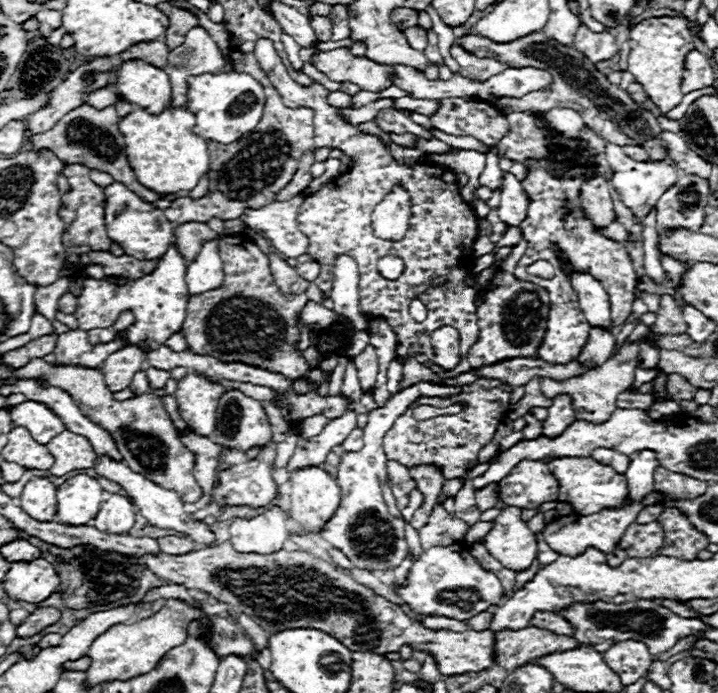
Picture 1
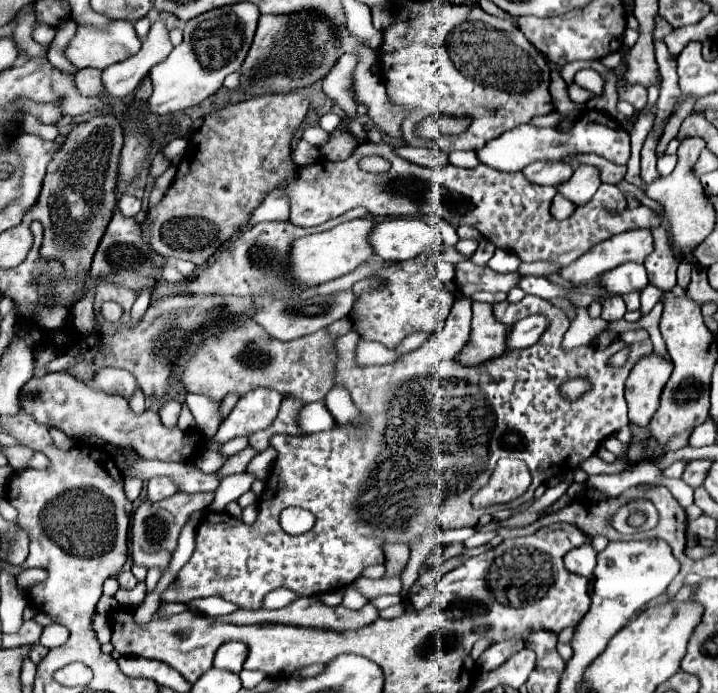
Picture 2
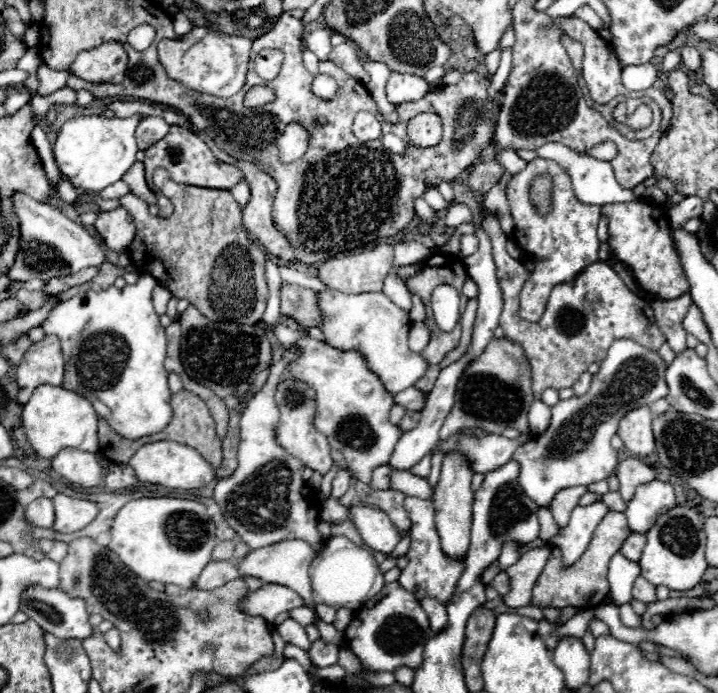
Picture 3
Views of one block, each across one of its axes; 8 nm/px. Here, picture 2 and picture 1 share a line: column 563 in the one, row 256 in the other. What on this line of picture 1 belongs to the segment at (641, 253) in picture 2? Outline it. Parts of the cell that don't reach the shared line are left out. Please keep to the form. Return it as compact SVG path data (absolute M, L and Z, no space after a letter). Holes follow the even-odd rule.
M268 254L268 260L270 260L270 268L274 272L274 278L276 278L276 284L280 286L282 292L288 292L288 294L302 294L306 288L308 288L308 280L300 278L296 274L296 268L294 266L288 266L282 258L278 258L276 254Z

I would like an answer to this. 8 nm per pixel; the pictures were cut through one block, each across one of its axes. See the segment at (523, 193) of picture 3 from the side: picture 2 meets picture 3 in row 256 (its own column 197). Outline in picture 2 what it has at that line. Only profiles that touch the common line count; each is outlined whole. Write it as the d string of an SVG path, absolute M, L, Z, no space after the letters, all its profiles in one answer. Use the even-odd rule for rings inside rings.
M458 296L440 332L430 336L430 340L414 352L408 352L396 362L384 366L356 366L354 350L358 334L350 330L346 336L340 336L336 344L336 384L344 384L350 390L368 430L364 430L364 424L336 424L332 430L300 438L286 434L272 436L270 446L278 450L278 460L268 476L270 486L266 486L260 496L256 522L246 526L228 512L210 512L198 528L192 558L178 572L176 580L166 588L162 602L190 602L194 598L220 596L238 604L240 608L256 610L262 606L264 596L276 588L288 588L298 596L316 596L320 592L344 588L352 584L366 566L384 562L382 546L386 542L410 544L414 536L426 534L426 526L438 526L442 530L474 526L480 518L480 512L472 508L470 498L486 484L486 478L492 476L492 470L500 458L520 458L526 462L532 474L532 484L530 490L520 498L520 504L524 504L534 498L534 490L548 482L550 476L576 470L582 464L582 452L594 454L594 450L608 436L618 432L622 426L628 426L624 384L636 360L652 352L650 340L634 344L614 340L606 350L630 350L626 364L620 368L608 366L610 356L606 356L606 350L598 350L596 346L564 352L560 342L570 326L566 314L542 298L524 296L524 300L518 304L494 304L494 314L504 324L514 324L530 314L544 312L544 316L550 318L550 326L540 336L540 340L524 350L506 350L502 356L492 358L480 366L460 366L455 356L470 338L471 304L472 301L466 296ZM578 374L590 378L592 388L580 400L568 402L560 396L558 388L564 380ZM432 434L436 434L436 446L440 446L440 450L432 450ZM424 438L428 438L428 454L424 454ZM288 506L310 510L316 516L314 528L300 536L286 534L278 518Z

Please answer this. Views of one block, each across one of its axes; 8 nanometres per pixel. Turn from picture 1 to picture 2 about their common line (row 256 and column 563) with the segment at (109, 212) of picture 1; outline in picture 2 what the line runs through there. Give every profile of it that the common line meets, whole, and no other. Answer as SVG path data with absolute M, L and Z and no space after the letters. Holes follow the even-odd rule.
M588 110L574 124L570 132L558 132L554 128L534 128L530 124L520 124L514 130L500 134L476 150L480 164L492 166L498 172L520 172L536 160L568 160L576 152L594 152L614 164L626 164L630 160L630 134L612 118L598 110Z

